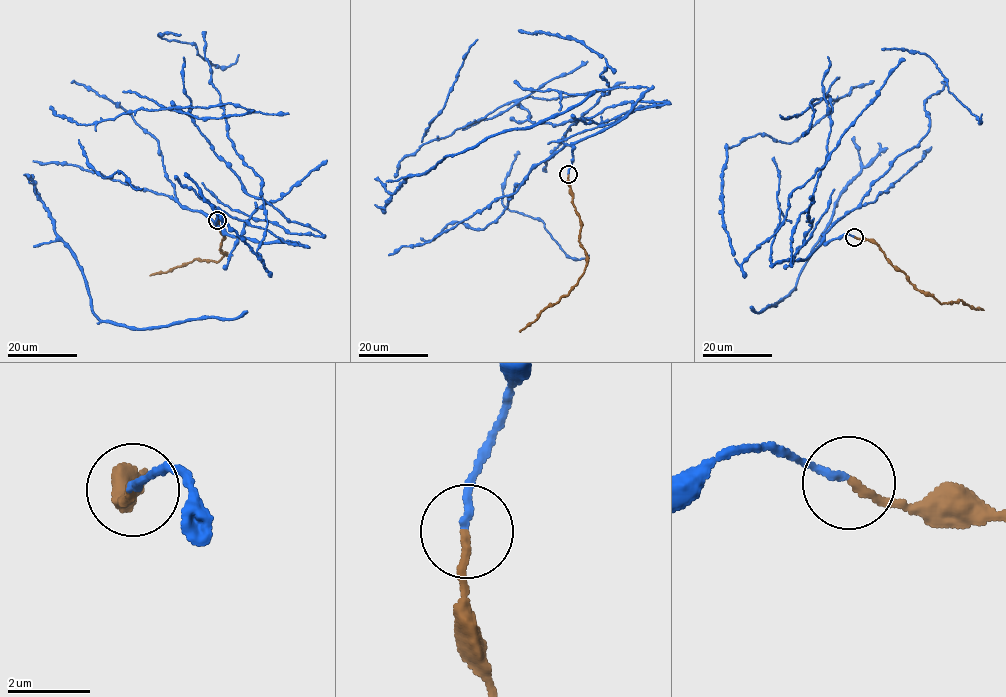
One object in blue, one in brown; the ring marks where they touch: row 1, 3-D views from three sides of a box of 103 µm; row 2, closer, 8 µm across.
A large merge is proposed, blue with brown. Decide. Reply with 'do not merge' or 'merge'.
merge

